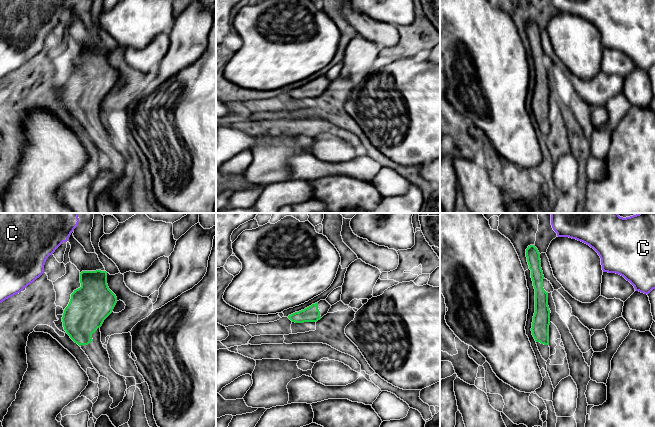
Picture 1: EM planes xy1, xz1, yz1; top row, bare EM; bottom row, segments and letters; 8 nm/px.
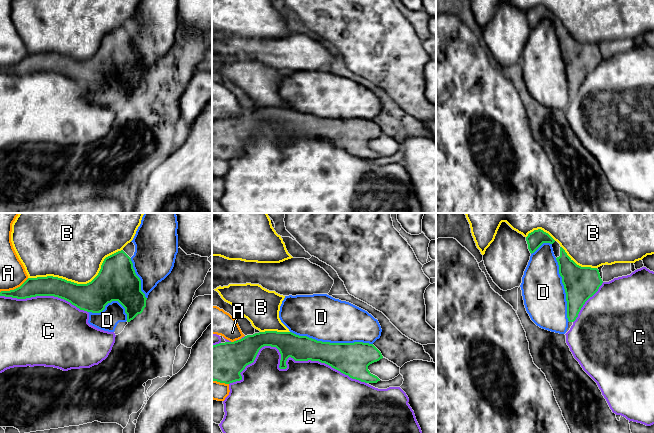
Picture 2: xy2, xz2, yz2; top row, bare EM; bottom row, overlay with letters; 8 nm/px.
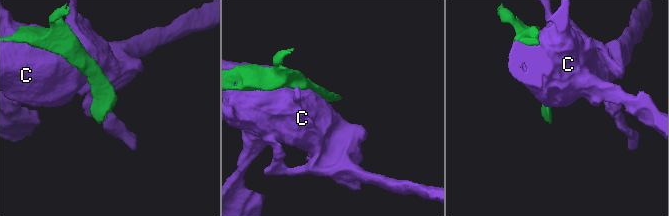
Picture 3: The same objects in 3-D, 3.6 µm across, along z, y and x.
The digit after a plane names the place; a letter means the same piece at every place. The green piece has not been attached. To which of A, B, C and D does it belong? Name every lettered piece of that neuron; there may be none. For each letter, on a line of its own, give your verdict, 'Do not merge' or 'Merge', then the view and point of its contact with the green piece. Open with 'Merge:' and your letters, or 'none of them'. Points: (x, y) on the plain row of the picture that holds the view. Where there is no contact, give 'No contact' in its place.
Merge: none of them
A: Do not merge. Touches green at xy2 (14, 65)
B: Do not merge. Touches green at xy2 (79, 60)
C: Do not merge. Touches green at xz2 (286, 142)
D: Do not merge. Touches green at xz2 (331, 119)

